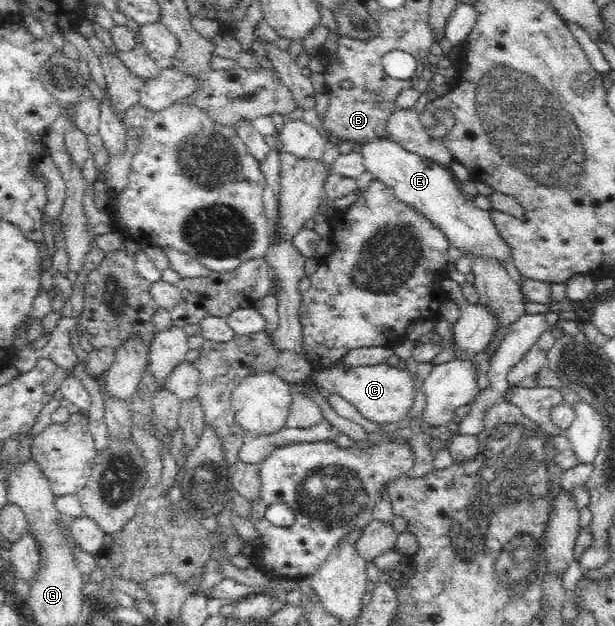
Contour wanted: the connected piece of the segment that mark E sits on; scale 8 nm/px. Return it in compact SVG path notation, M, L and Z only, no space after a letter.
M388 137L364 143L362 156L366 172L387 185L395 193L396 199L415 208L424 218L435 224L447 236L448 243L460 249L463 255L474 253L488 260L496 260L502 266L512 258L511 247L491 220L493 210L476 207L471 197L464 199L464 195L458 191L453 173L448 173L441 165L436 165L427 158L407 151L395 141L388 141Z

